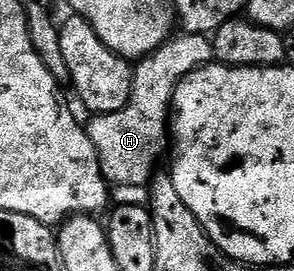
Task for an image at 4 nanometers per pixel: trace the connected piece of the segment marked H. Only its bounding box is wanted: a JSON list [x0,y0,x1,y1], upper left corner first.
[87,34,213,188]

